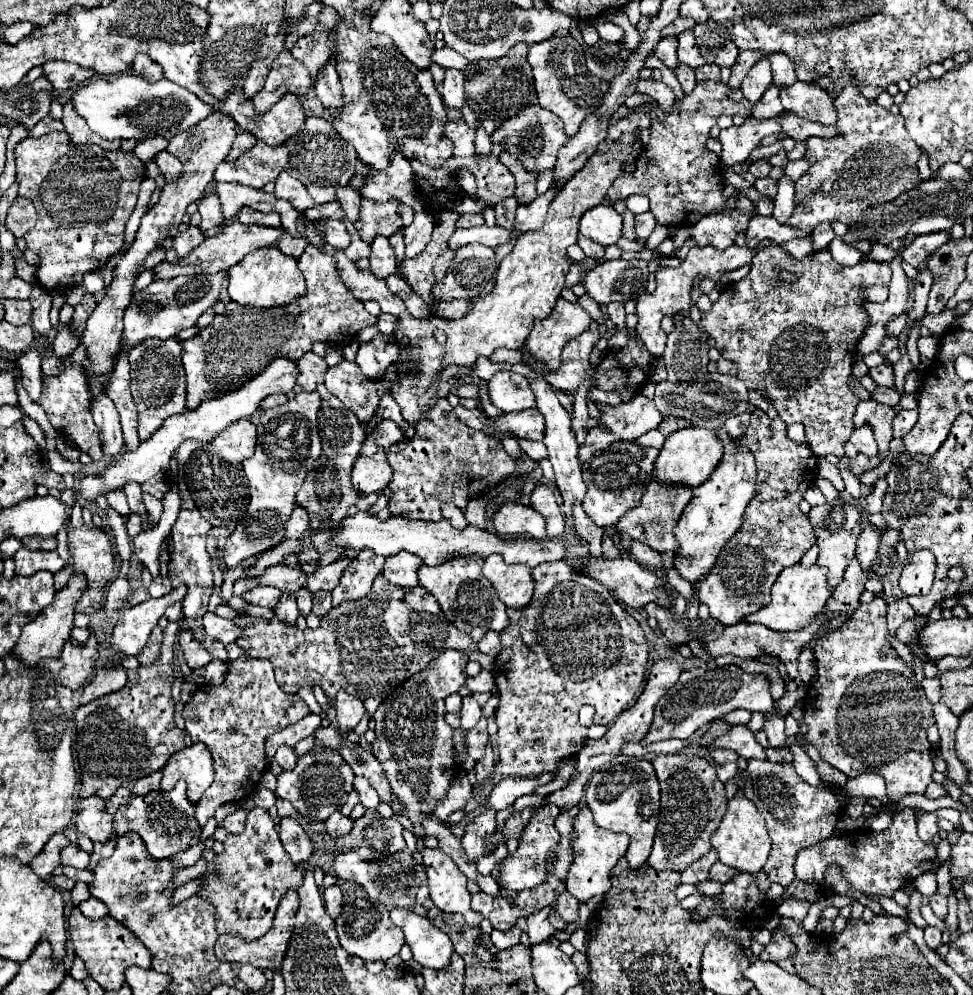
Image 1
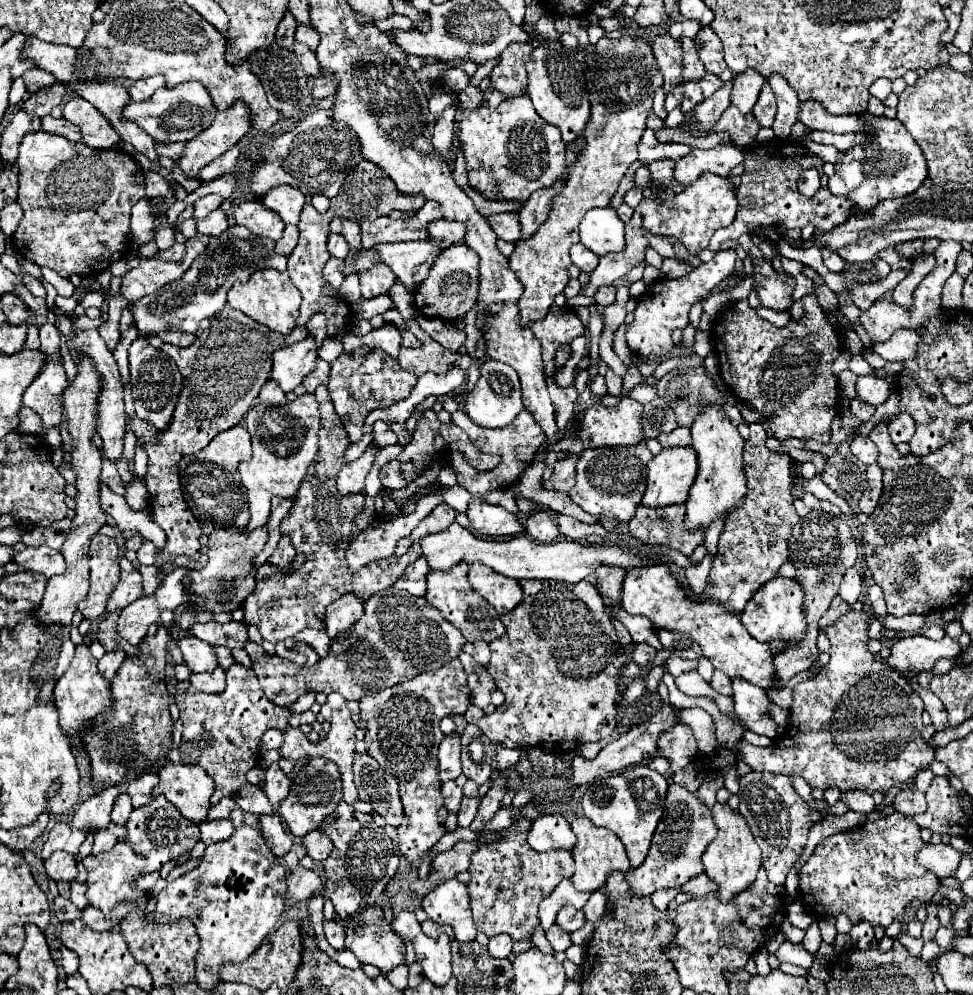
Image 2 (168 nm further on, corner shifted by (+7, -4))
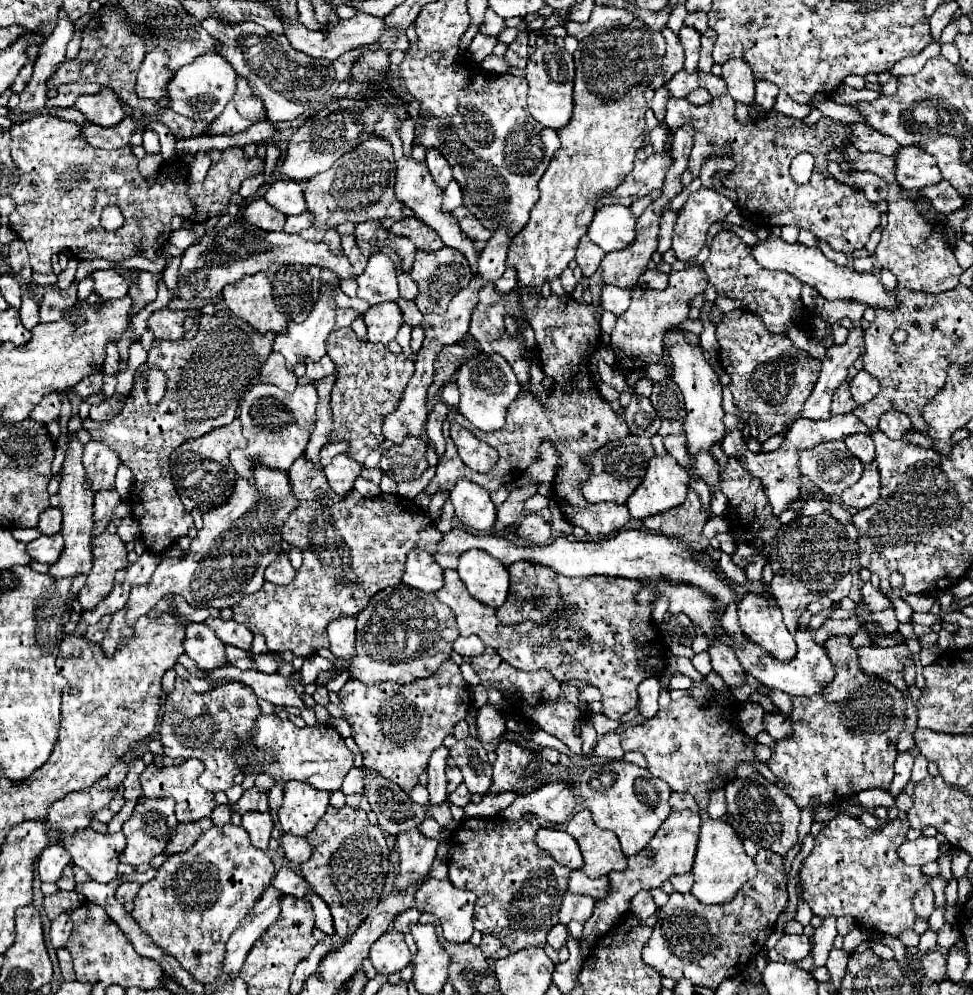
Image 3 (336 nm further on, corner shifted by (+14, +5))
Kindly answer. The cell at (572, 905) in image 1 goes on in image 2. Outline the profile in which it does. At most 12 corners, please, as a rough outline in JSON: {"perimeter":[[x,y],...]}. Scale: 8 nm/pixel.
{"perimeter":[[565,907],[557,913],[557,925],[567,933],[585,923],[581,909]]}

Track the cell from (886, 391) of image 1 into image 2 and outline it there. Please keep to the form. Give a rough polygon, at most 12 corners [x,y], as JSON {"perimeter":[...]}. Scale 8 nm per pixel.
{"perimeter":[[851,399],[851,413],[859,421],[869,421],[875,405]]}

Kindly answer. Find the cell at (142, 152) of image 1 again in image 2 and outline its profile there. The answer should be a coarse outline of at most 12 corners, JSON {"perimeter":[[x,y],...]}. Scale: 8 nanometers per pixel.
{"perimeter":[[157,143],[157,155],[175,159],[181,155],[185,143]]}

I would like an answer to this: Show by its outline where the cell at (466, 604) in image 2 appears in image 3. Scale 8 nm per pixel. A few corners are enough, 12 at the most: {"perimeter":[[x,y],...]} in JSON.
{"perimeter":[[456,570],[436,592],[518,670],[602,694],[618,720],[670,654],[642,582],[558,574],[558,616],[504,626]]}

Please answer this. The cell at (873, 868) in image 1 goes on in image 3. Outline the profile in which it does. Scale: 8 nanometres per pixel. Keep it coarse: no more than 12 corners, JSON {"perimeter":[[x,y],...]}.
{"perimeter":[[836,816],[800,878],[816,916],[898,936],[922,872],[898,860],[908,820]]}

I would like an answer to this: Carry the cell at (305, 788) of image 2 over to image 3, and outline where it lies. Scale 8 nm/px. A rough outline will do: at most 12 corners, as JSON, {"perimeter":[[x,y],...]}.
{"perimeter":[[294,780],[278,810],[282,830],[306,836],[324,816],[328,792]]}

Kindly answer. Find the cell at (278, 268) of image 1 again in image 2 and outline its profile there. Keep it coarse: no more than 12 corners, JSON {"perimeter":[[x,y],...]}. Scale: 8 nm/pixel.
{"perimeter":[[259,269],[227,303],[283,335],[299,317],[289,273]]}

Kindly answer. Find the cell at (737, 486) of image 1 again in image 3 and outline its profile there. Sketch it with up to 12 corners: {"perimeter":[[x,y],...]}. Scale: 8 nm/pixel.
{"perimeter":[[666,332],[672,380],[686,402],[688,452],[726,434],[722,386],[704,350]]}

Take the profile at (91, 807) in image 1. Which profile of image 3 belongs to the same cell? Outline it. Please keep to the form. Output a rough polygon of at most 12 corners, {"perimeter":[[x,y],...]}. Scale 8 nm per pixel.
{"perimeter":[[120,760],[106,774],[110,788],[122,784],[128,764]]}

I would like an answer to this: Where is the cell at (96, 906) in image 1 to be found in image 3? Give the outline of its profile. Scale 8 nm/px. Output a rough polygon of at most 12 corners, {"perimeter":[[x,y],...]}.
{"perimeter":[[120,884],[116,900],[120,904],[136,898],[140,884]]}

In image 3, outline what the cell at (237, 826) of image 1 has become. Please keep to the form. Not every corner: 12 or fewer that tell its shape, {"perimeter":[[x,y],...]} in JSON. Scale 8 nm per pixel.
{"perimeter":[[210,818],[178,824],[164,854],[186,852],[202,832]]}

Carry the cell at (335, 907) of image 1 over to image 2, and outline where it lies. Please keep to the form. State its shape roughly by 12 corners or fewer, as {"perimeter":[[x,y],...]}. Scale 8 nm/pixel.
{"perimeter":[[325,921],[325,937],[331,947],[343,949],[343,925]]}

